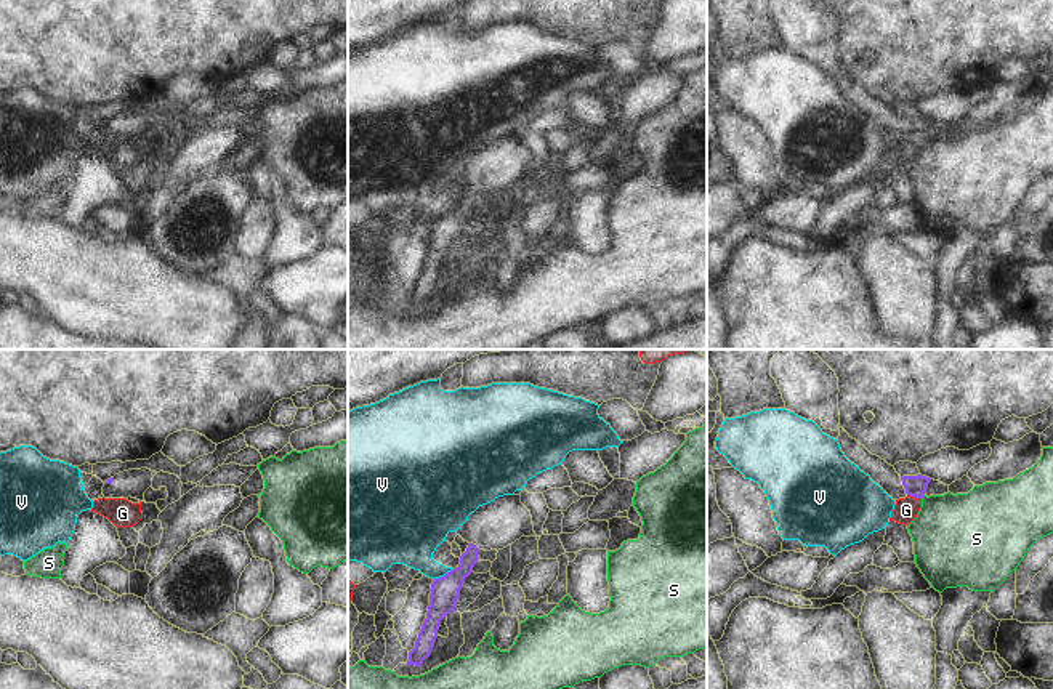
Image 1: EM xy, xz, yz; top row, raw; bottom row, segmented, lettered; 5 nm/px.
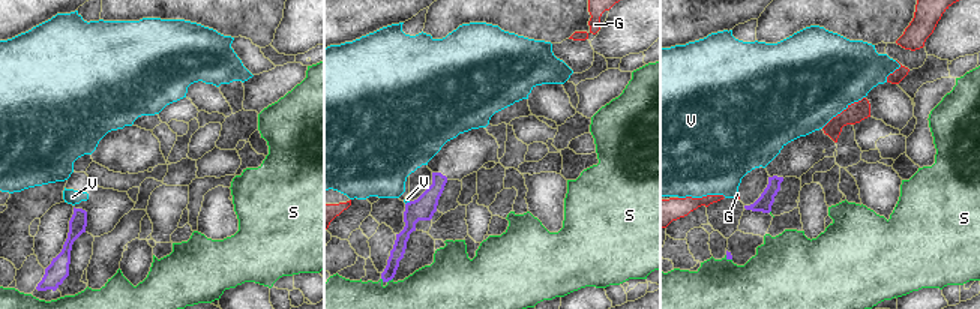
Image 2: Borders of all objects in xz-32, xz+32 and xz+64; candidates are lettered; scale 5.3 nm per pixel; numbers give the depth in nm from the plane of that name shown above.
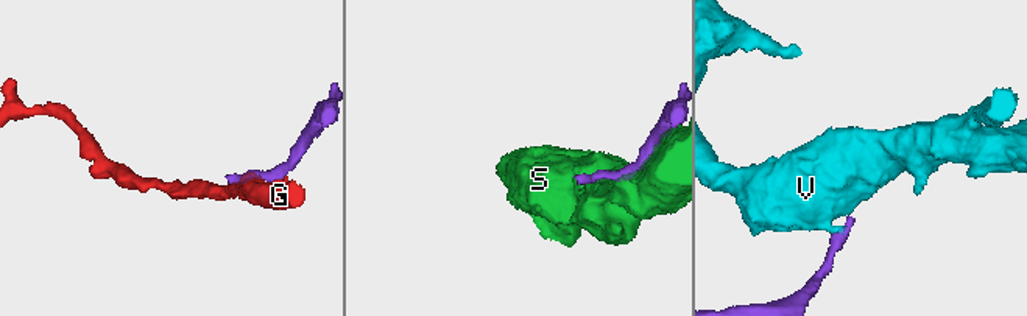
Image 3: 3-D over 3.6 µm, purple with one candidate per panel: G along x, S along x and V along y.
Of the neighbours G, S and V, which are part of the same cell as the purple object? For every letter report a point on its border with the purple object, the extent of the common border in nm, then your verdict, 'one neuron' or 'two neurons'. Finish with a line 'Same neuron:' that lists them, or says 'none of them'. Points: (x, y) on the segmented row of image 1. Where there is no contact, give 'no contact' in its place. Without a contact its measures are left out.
G: yz (914, 495) | 80 nm | two neurons
S: no contact | two neurons
V: xz (444, 576) | 120 nm | two neurons
Same neuron: none of them

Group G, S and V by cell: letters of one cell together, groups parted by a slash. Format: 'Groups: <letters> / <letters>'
Groups: G / S / V

